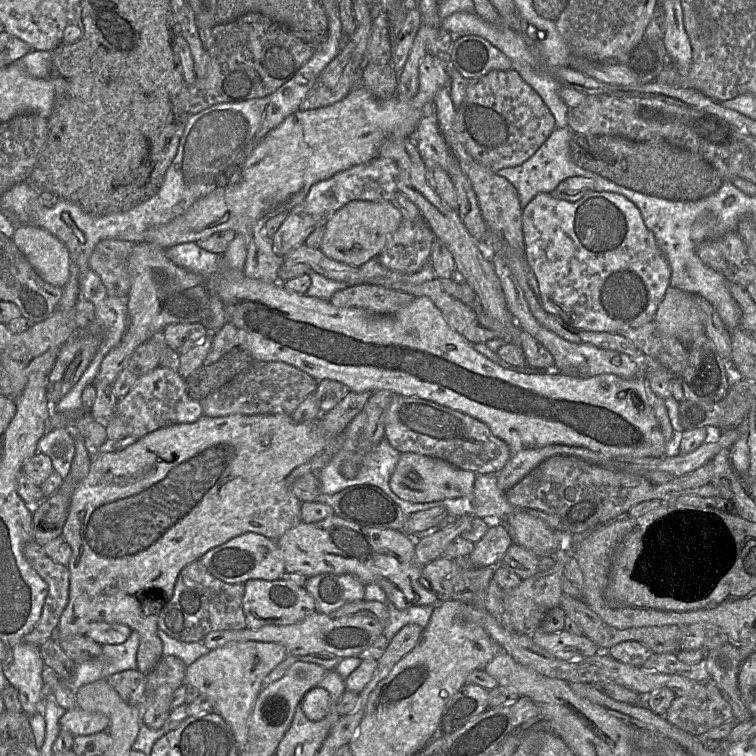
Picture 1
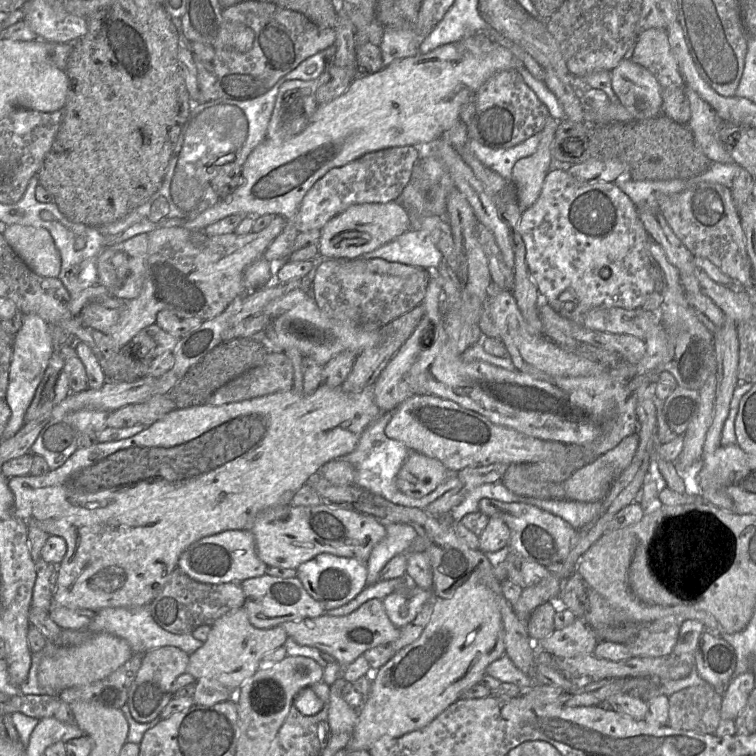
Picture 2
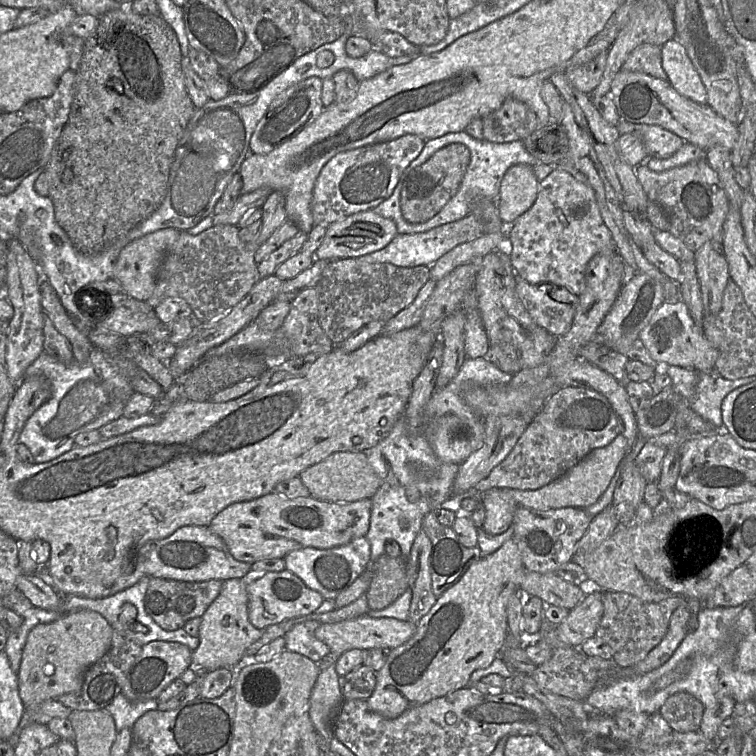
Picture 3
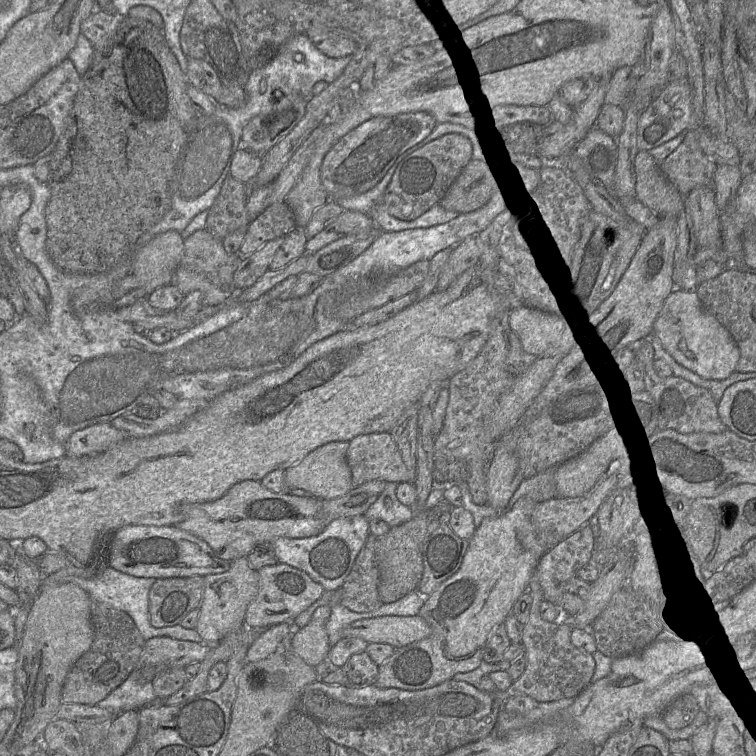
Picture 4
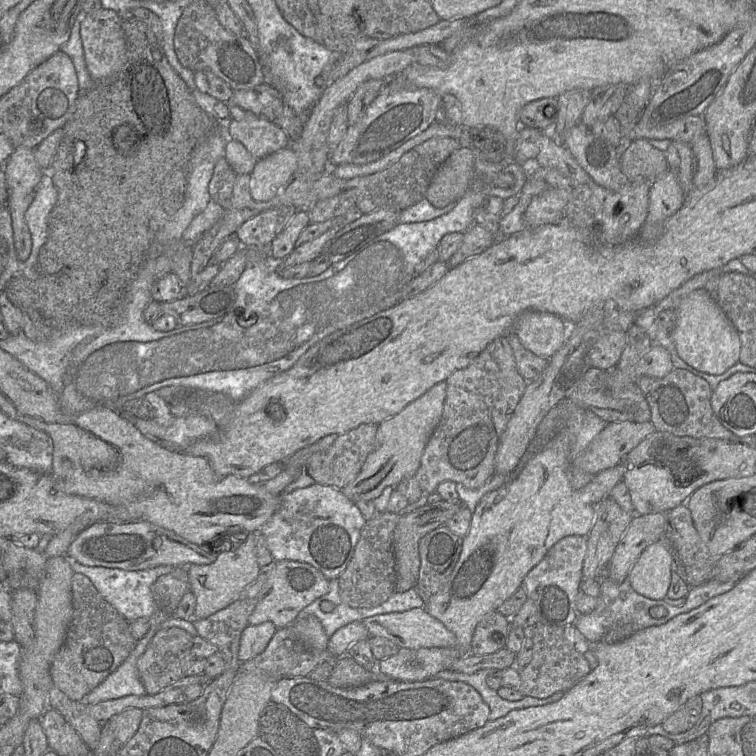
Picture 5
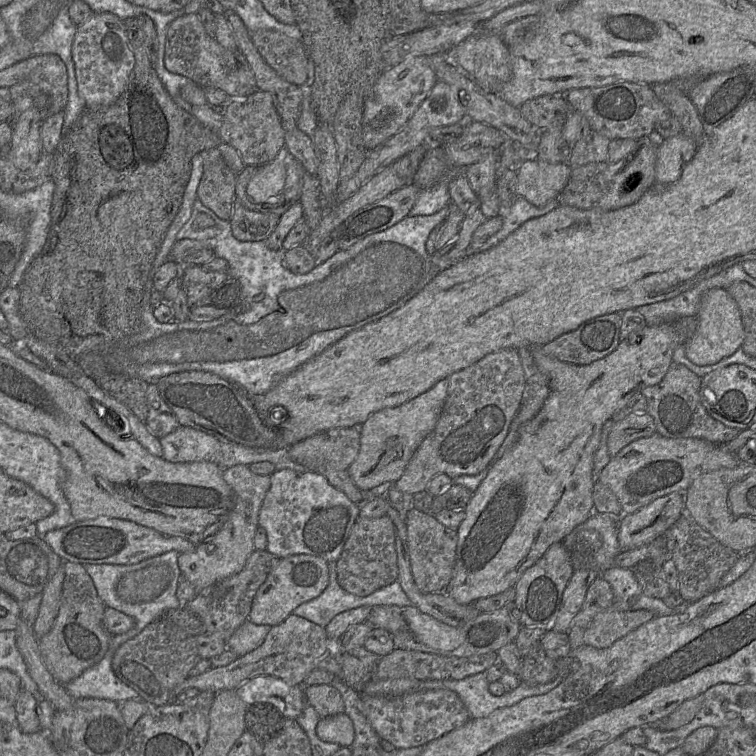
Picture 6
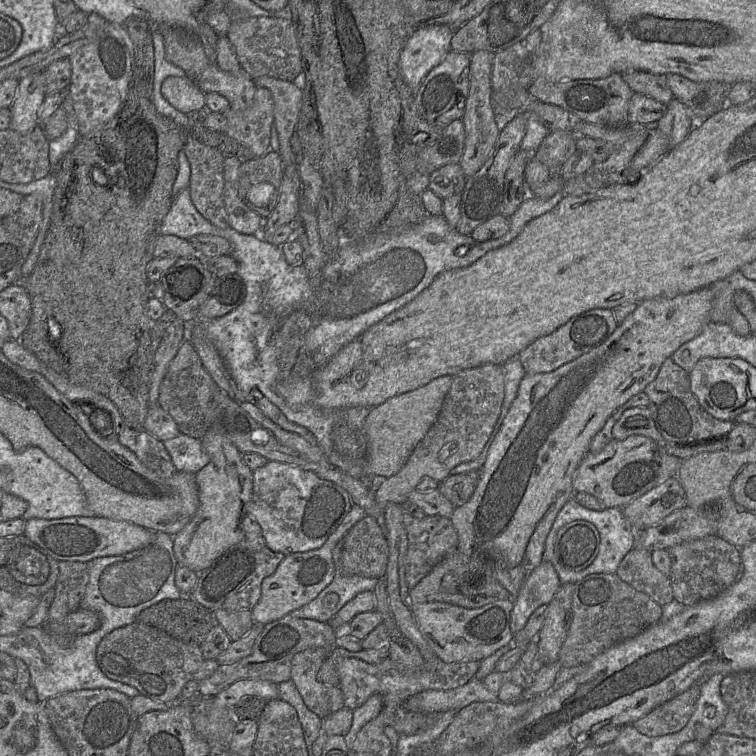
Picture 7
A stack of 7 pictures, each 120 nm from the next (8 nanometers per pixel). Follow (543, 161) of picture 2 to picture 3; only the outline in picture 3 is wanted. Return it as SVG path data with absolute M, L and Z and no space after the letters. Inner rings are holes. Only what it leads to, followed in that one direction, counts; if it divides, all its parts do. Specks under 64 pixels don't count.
M528 164L511 166L501 181L497 206L505 225L513 223L528 211L537 199L539 180L534 169Z

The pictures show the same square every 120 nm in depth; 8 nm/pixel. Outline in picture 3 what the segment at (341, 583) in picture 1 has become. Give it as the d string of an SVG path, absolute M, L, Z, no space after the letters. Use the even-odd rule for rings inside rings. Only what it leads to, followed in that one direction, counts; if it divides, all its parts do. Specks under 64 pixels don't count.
M364 536L327 549L306 547L293 550L283 560L285 568L297 575L307 587L319 592L324 599L332 600L368 570L371 562L371 546Z

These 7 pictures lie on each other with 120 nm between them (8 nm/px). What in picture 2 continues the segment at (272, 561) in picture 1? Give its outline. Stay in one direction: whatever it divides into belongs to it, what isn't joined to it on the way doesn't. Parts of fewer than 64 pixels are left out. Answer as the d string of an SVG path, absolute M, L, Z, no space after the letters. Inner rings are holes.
M226 530L192 543L180 556L177 569L192 579L207 584L239 582L267 573L266 565L257 555L255 538L250 530Z

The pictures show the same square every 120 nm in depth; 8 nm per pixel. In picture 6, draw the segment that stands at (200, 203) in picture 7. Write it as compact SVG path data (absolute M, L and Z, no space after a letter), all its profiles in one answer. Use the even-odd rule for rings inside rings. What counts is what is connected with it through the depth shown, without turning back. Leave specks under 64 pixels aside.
M217 147L200 152L203 174L197 198L219 218L230 220L235 201L235 174L225 163Z

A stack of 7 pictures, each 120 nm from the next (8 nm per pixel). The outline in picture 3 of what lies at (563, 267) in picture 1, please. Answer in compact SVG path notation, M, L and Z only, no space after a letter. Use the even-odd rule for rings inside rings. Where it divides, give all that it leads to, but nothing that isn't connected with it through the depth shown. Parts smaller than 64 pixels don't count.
M552 165L553 170L540 182L537 199L532 207L520 215L513 223L507 226L505 249L509 246L509 255L515 273L531 284L551 283L555 286L570 288L575 295L579 295L584 287L585 273L589 261L599 252L604 250L617 251L612 235L603 221L597 205L594 190L587 184L577 180L570 173L556 165Z

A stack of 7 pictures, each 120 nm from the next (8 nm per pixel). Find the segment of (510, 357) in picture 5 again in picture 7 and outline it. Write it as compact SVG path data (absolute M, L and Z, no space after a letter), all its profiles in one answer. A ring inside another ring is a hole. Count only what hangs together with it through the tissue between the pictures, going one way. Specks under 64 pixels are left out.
M483 364L460 371L452 377L450 390L434 424L414 448L402 469L374 491L375 499L383 510L389 503L403 504L426 476L443 482L455 466L477 458L487 443L505 396L502 364Z

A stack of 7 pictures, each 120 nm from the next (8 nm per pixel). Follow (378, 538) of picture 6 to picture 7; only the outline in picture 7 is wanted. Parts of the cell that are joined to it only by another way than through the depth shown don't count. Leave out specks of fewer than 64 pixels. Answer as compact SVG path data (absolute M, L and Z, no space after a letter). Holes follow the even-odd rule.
M366 515L350 528L341 543L344 574L384 579L389 546L375 517Z

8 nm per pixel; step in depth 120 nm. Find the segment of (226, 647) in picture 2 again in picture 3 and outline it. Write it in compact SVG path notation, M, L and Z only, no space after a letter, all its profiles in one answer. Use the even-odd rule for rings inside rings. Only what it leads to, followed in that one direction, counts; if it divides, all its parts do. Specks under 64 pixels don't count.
M242 578L222 582L217 598L201 617L199 645L192 651L192 666L198 671L212 672L220 668L236 670L246 662L247 649L262 636L263 630L255 628L248 619L247 582Z

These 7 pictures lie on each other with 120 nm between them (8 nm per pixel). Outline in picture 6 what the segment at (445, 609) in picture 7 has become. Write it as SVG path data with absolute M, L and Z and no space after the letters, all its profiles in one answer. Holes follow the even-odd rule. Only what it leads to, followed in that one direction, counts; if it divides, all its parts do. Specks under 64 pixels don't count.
M511 602L498 610L482 612L473 619L451 626L423 613L414 605L384 605L373 607L367 622L374 628L388 631L397 649L416 650L446 657L469 657L497 652L504 645L513 642L523 627L517 621L519 616L520 611L514 602Z

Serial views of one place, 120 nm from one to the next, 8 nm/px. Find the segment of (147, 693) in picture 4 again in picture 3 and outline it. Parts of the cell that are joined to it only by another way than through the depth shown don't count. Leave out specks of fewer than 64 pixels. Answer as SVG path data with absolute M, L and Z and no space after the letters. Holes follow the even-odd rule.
M122 693L104 709L114 719L117 731L131 729L137 719L149 710L156 710L157 700L131 702Z

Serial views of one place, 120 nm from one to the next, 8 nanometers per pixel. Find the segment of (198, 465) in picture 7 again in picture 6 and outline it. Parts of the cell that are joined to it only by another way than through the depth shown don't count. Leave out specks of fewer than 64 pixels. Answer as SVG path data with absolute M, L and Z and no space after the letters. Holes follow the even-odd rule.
M178 426L173 432L160 438L163 450L162 457L169 462L195 462L208 461L216 464L222 469L237 464L250 465L255 462L269 461L276 469L292 469L303 472L306 469L295 462L289 455L288 449L251 448L236 443L223 443L214 436L191 427Z

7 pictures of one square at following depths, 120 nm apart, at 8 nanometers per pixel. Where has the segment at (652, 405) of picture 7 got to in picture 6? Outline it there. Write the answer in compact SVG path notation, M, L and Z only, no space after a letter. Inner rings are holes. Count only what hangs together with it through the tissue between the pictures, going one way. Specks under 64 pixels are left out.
M673 361L661 382L642 389L647 400L647 412L654 419L657 433L669 438L703 439L714 444L725 444L735 439L740 430L728 427L709 415L701 401L700 387L701 377Z

